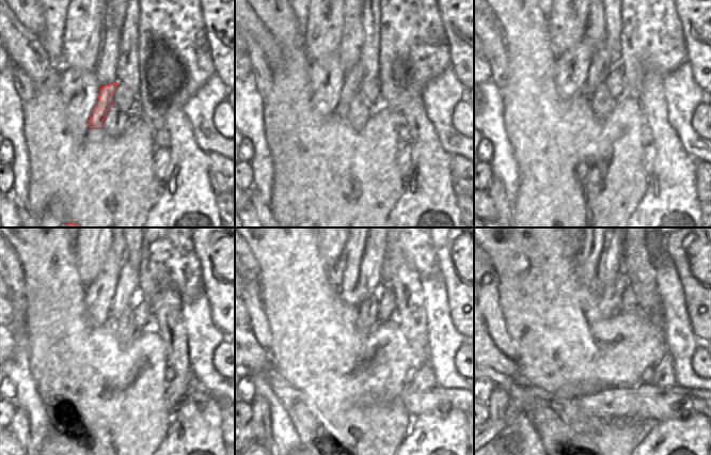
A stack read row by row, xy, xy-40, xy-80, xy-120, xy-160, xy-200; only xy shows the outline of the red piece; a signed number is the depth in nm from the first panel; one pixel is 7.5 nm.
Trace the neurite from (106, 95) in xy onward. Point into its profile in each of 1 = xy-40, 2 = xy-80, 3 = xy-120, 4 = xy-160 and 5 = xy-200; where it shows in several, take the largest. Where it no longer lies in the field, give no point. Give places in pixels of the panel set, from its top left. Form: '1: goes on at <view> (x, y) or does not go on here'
1: goes on at xy-40 (353, 78)
2: goes on at xy-80 (600, 65)
3: goes on at xy-120 (127, 288)
4: goes on at xy-160 (369, 282)
5: goes on at xy-200 (611, 263)

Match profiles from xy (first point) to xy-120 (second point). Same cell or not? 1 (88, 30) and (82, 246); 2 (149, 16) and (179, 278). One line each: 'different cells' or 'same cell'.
1: same cell
2: same cell

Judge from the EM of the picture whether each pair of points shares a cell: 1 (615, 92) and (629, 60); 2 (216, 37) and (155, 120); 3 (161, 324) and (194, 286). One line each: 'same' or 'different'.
1: different
2: different
3: different

